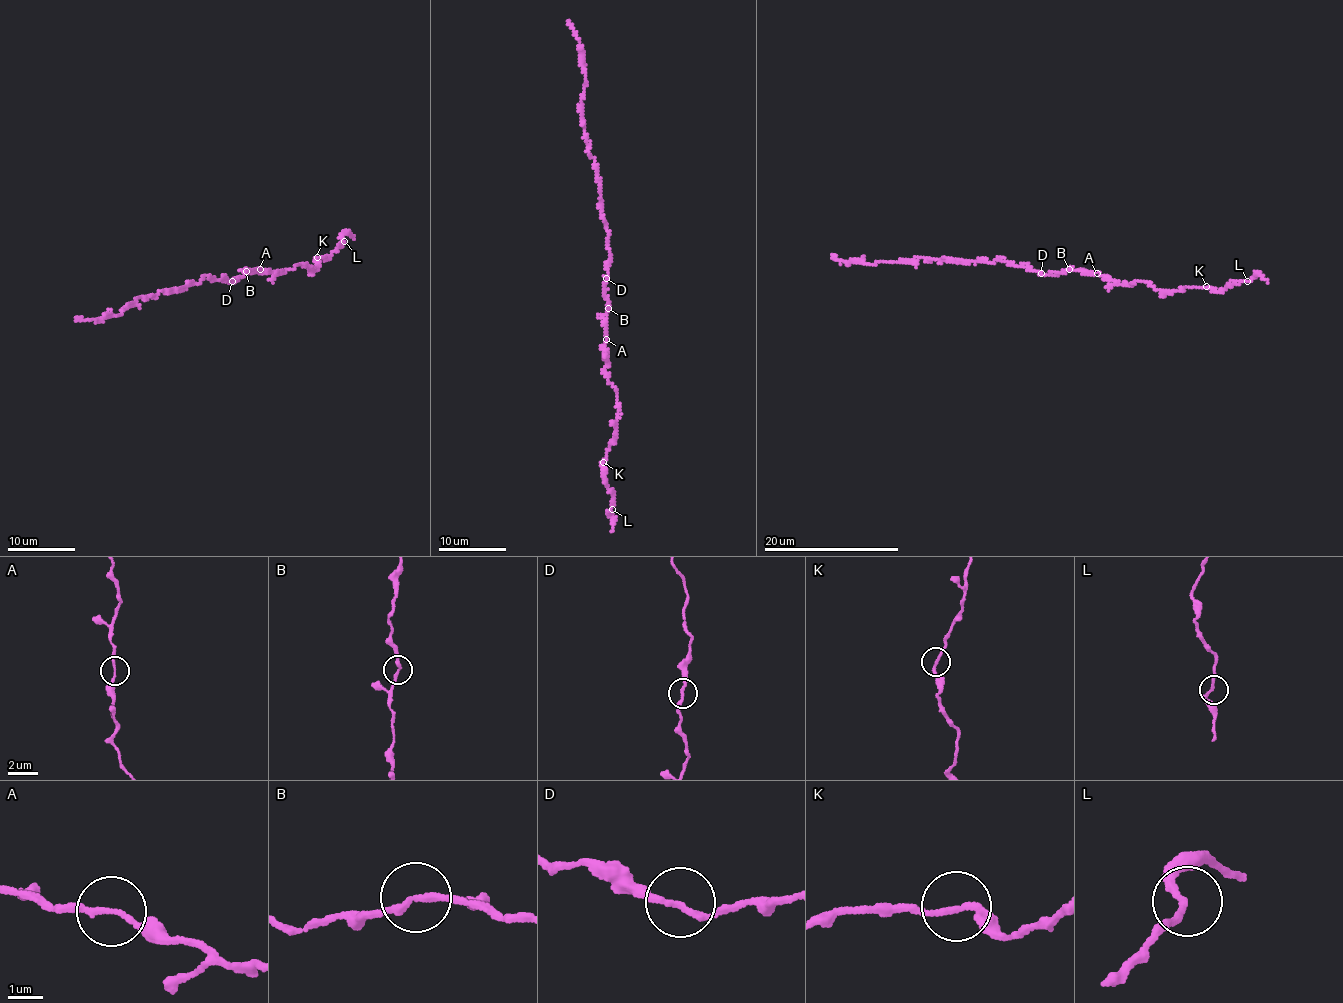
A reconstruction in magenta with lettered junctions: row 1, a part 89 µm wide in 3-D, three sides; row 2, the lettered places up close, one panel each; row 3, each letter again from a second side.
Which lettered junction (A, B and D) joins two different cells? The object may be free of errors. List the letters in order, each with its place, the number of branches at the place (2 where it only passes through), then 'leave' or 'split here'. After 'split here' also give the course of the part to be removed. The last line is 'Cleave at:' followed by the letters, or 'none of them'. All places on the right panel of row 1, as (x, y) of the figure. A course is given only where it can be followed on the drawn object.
A: (1097, 273) | 2 | leave
B: (1069, 269) | 2 | leave
D: (1041, 273) | 2 | leave
Cleave at: none of them

